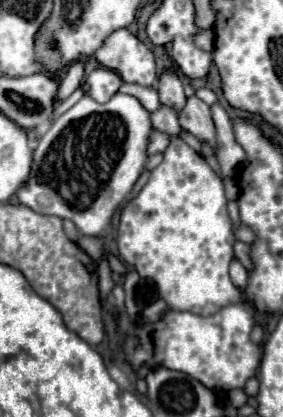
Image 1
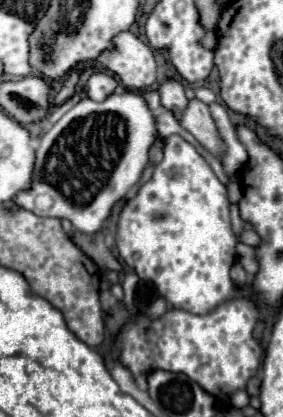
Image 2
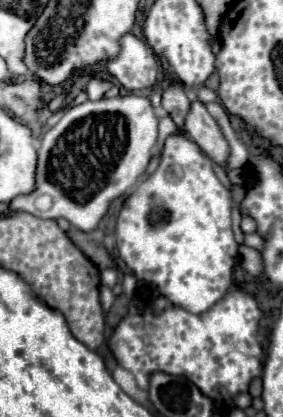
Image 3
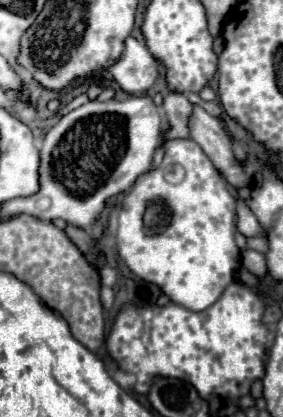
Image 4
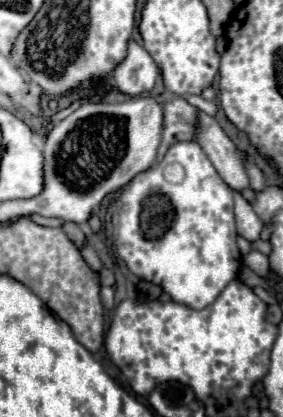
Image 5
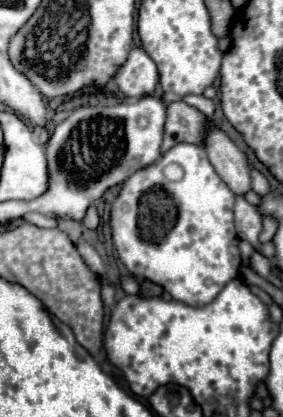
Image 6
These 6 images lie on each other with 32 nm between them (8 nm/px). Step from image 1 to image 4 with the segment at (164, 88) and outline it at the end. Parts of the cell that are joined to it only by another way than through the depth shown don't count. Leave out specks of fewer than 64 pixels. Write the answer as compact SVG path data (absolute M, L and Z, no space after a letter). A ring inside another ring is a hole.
M168 94L166 100L164 100L162 108L164 108L164 114L166 114L166 120L170 124L168 132L164 134L164 142L168 140L176 140L176 138L190 138L190 132L188 132L188 118L192 114L192 104L188 102L188 98L184 94Z

